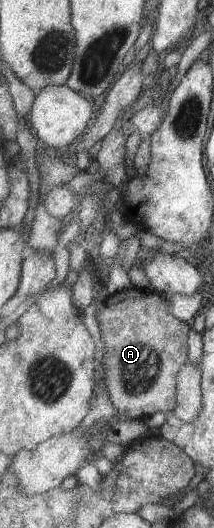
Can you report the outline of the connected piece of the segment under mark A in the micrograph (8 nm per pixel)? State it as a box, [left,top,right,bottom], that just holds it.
[95,286,191,421]

